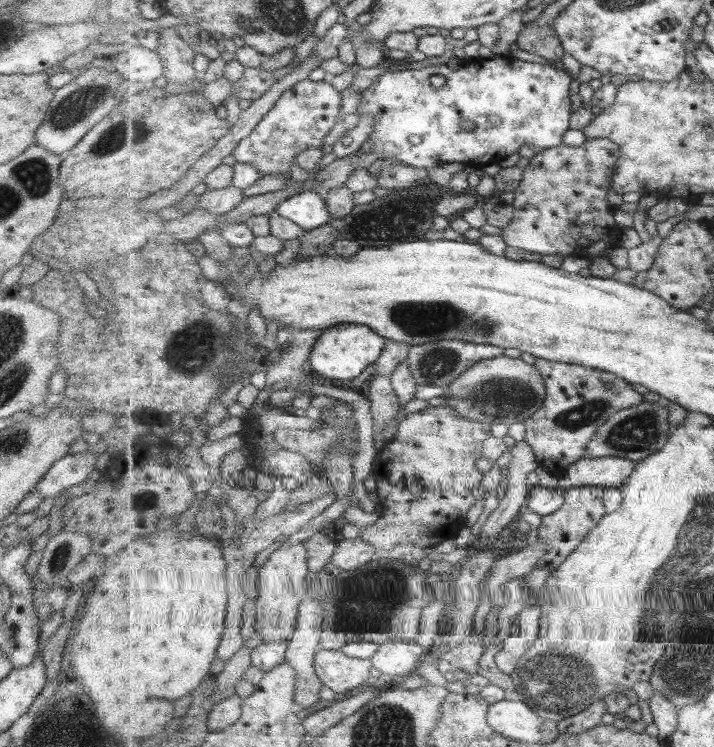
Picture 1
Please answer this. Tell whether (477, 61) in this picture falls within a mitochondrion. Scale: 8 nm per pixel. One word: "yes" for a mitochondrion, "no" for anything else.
no

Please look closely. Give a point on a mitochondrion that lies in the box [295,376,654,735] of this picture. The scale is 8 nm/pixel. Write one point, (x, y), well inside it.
(562, 680)

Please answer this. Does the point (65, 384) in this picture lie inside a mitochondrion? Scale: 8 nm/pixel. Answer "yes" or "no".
no

